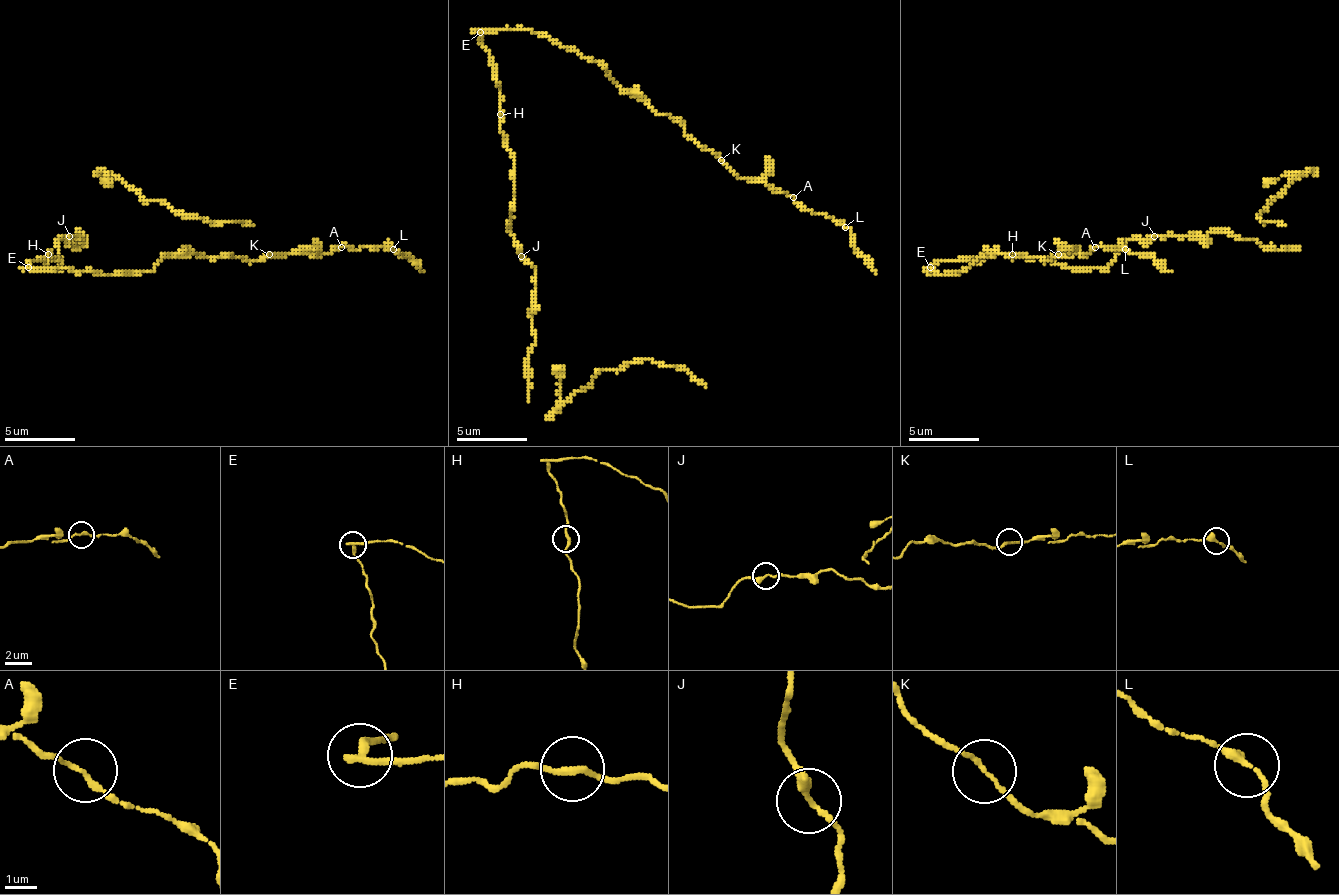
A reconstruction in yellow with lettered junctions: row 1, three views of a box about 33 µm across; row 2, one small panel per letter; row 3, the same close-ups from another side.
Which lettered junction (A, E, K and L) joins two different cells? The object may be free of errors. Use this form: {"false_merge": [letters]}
{"false_merge": ["E"]}

